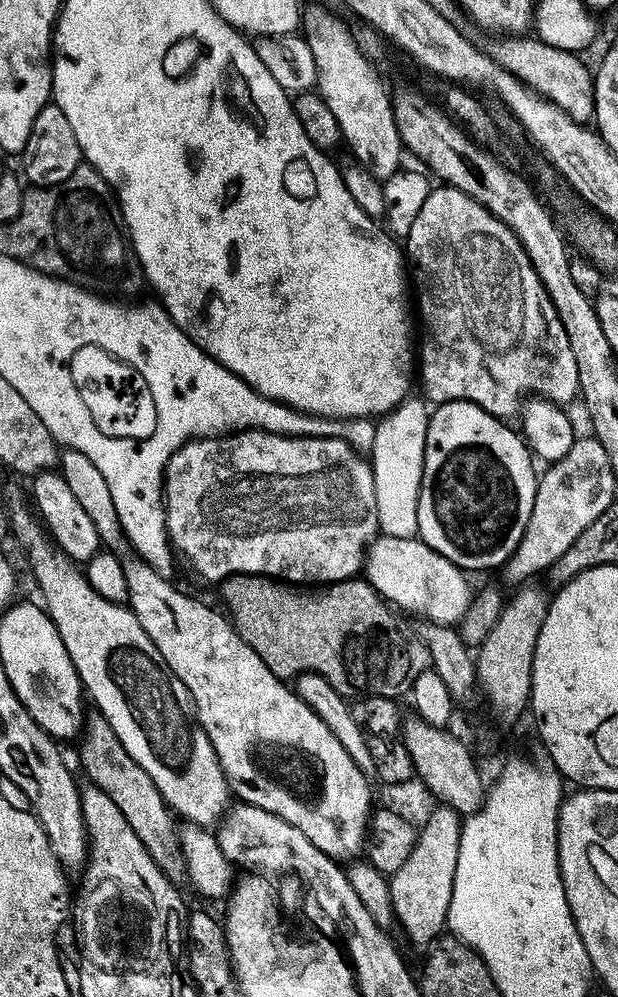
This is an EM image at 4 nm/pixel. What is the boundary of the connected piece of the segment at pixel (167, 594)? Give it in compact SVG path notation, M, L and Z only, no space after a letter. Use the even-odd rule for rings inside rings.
M128 554L128 557L124 556L121 559L121 568L126 578L127 607L131 608L132 613L138 618L142 630L146 630L146 634L150 634L150 642L154 642L154 646L158 646L158 654L162 654L162 658L166 658L166 666L170 666L170 670L174 670L174 674L191 694L192 704L196 707L196 720L214 746L214 754L222 766L229 789L235 795L237 792L240 795L237 797L243 803L258 806L270 814L278 814L278 818L290 822L290 826L298 826L298 830L302 830L302 834L306 834L306 838L310 838L310 842L314 842L314 846L318 846L318 850L322 850L327 856L344 862L347 856L356 856L359 852L361 855L366 844L370 817L374 811L372 788L368 785L369 777L366 773L356 765L354 758L350 758L350 754L346 754L346 750L342 750L342 742L338 742L338 738L334 738L334 734L330 734L330 726L326 726L326 722L322 722L322 718L318 718L318 714L314 714L314 710L310 710L310 706L306 706L306 702L302 702L295 691L285 681L279 680L268 669L266 662L262 662L262 658L258 658L258 654L254 654L254 650L250 650L250 646L246 646L246 642L242 642L239 634L232 629L231 620L223 611L217 610L215 612L210 605L203 604L202 601L195 600L194 597L187 596L184 592L179 592L172 580L163 580L145 560L141 560L135 554Z

